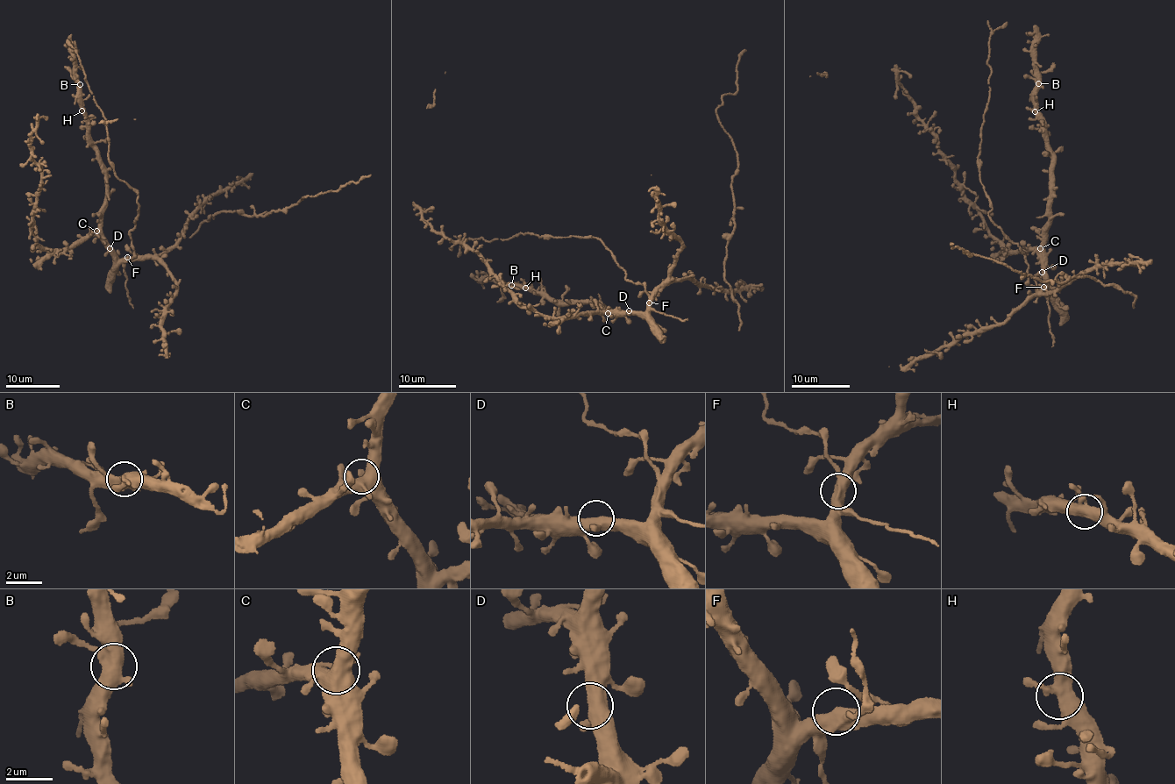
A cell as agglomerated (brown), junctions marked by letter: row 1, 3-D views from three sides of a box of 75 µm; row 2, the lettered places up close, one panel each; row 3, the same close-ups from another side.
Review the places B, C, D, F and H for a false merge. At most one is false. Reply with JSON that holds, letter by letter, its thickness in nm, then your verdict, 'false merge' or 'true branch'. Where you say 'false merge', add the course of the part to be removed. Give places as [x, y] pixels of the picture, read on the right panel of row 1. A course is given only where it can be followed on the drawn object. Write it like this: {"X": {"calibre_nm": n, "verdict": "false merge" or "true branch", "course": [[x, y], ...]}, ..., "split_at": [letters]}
{"B": {"calibre_nm": 480, "verdict": "true branch"}, "C": {"calibre_nm": 480, "verdict": "true branch"}, "D": {"calibre_nm": 440, "verdict": "true branch"}, "F": {"calibre_nm": 440, "verdict": "true branch"}, "H": {"calibre_nm": 480, "verdict": "true branch"}, "split_at": []}

